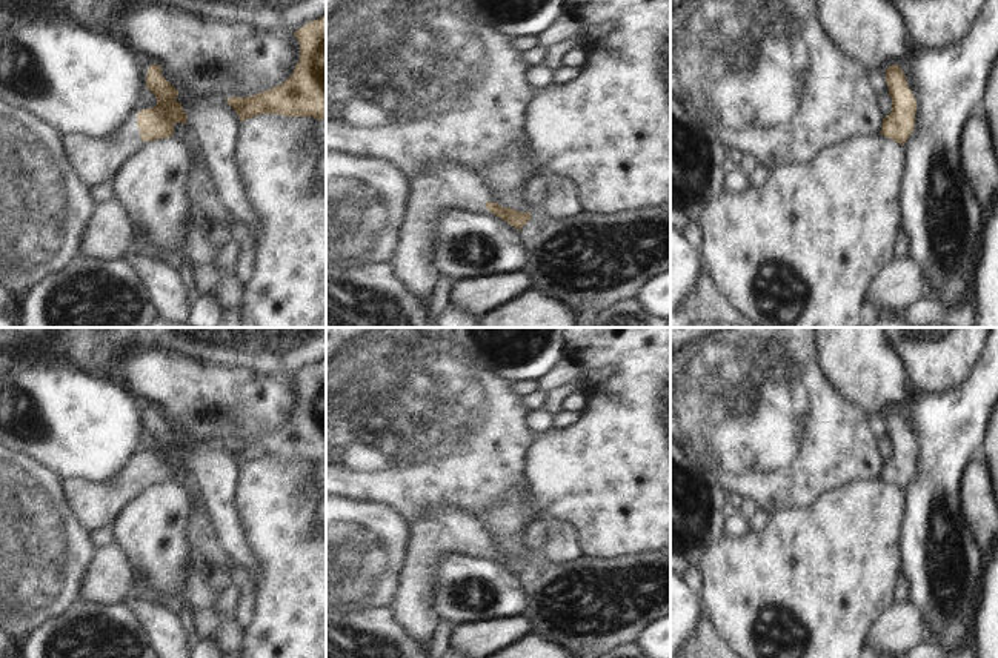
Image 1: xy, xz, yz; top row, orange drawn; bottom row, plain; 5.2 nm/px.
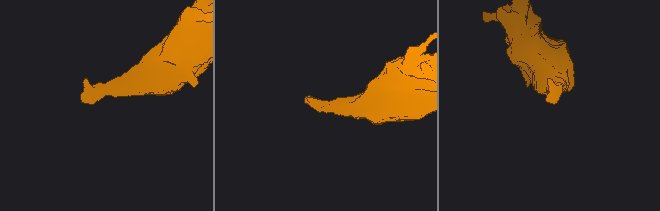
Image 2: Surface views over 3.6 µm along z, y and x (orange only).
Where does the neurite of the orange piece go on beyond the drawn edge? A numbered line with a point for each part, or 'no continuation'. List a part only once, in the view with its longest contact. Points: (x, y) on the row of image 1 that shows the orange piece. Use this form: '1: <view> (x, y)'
1: xy (97, 160)

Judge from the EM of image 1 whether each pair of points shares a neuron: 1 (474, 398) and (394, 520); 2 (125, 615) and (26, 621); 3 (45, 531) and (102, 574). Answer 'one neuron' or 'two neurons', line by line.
1: two neurons
2: two neurons
3: two neurons

